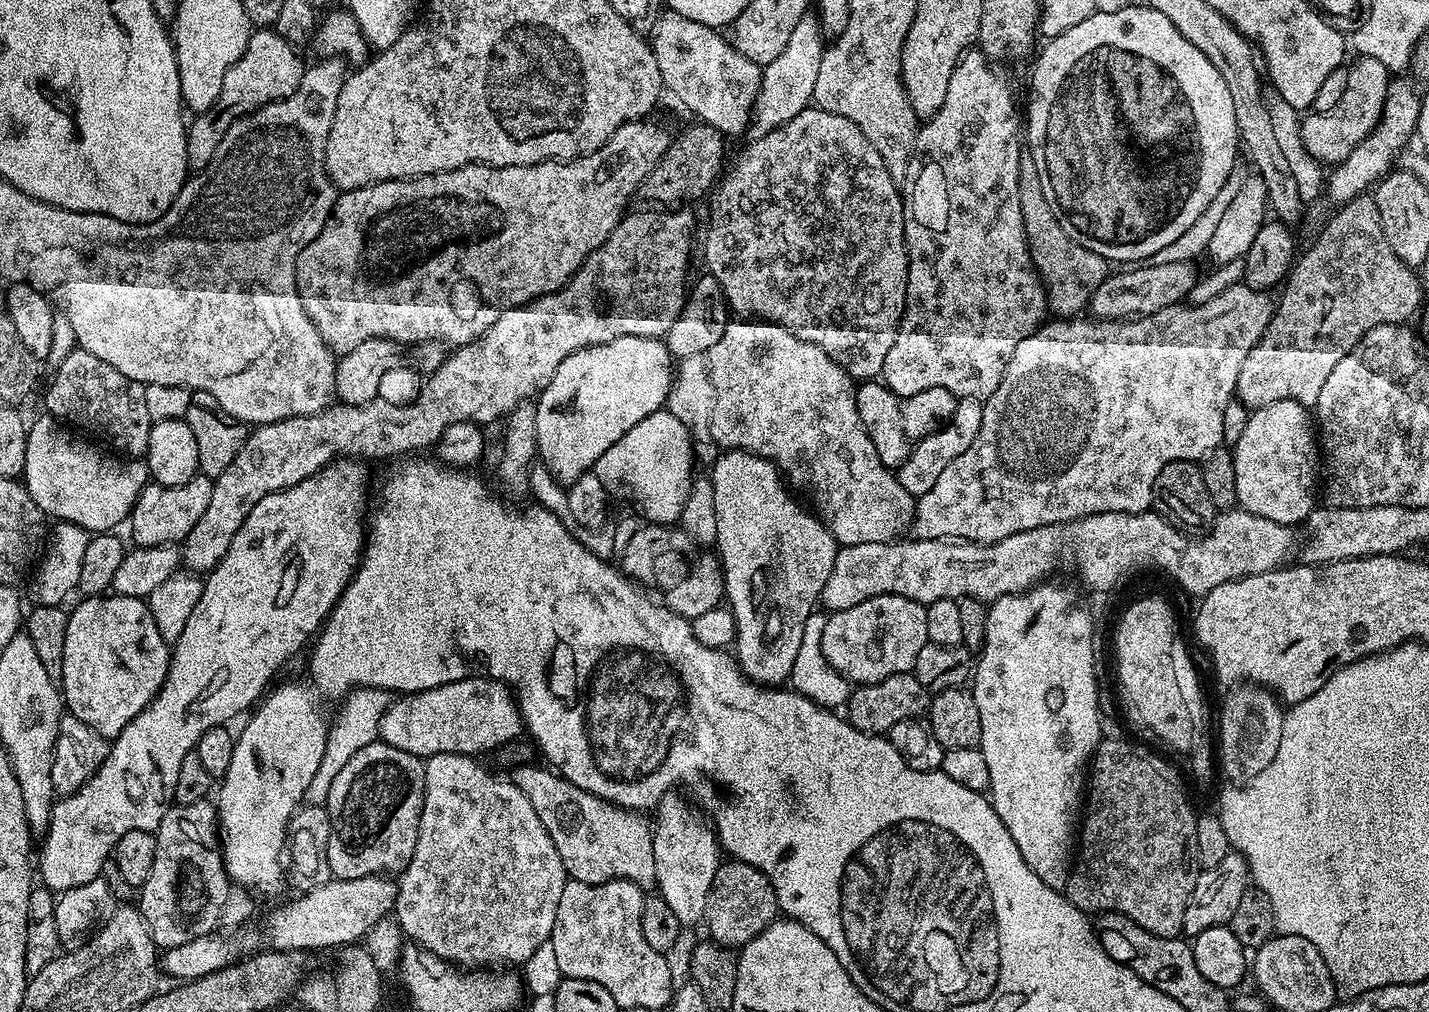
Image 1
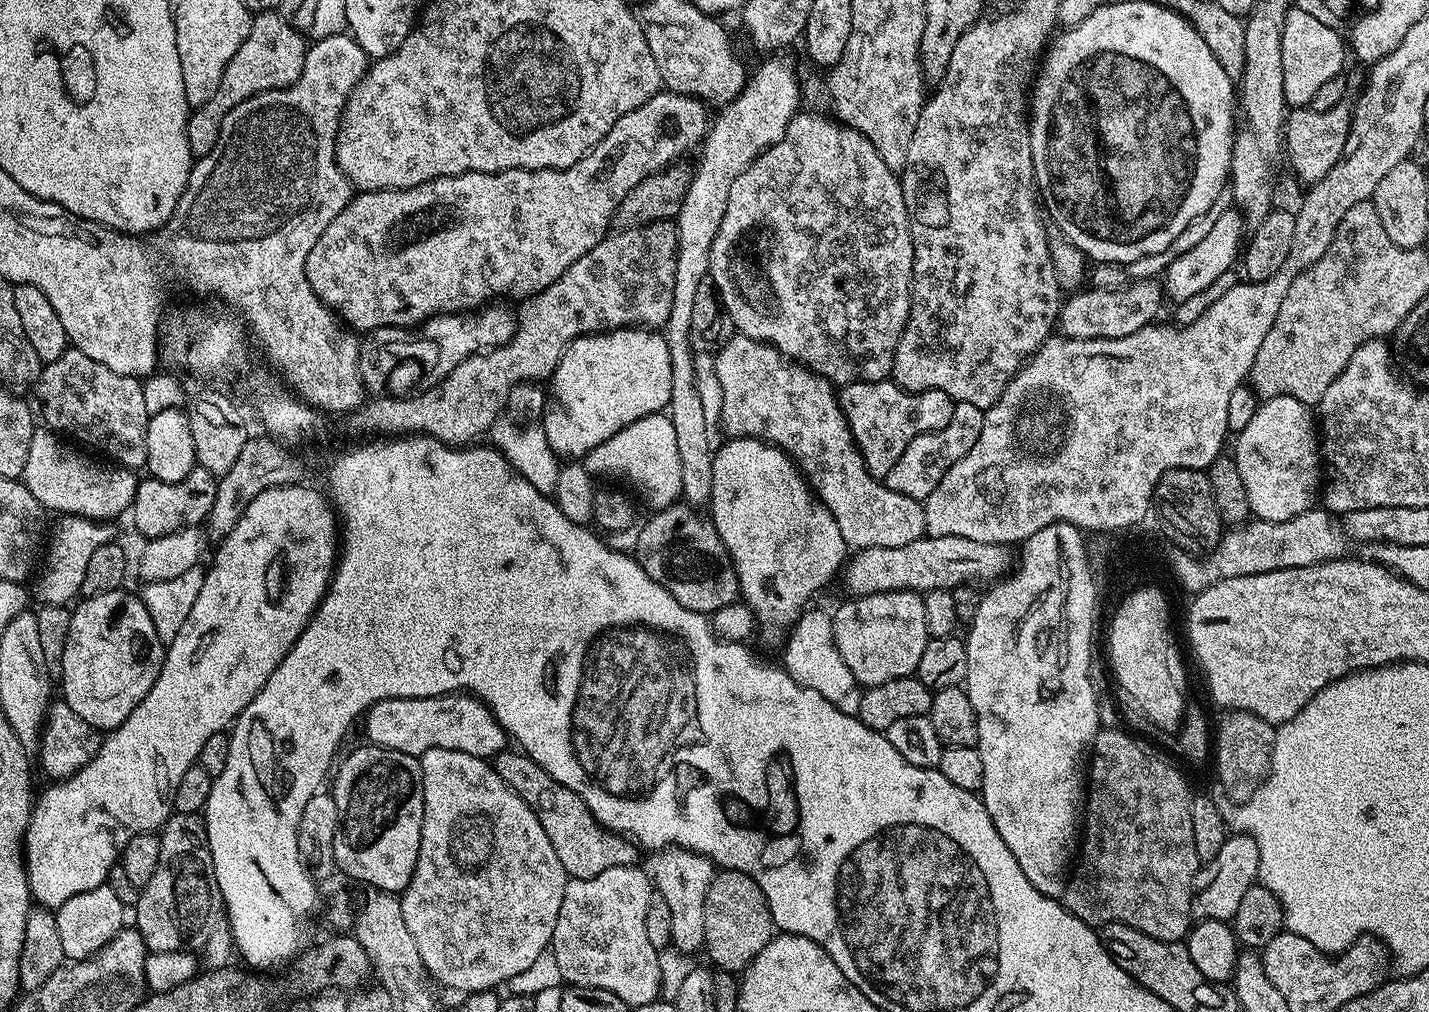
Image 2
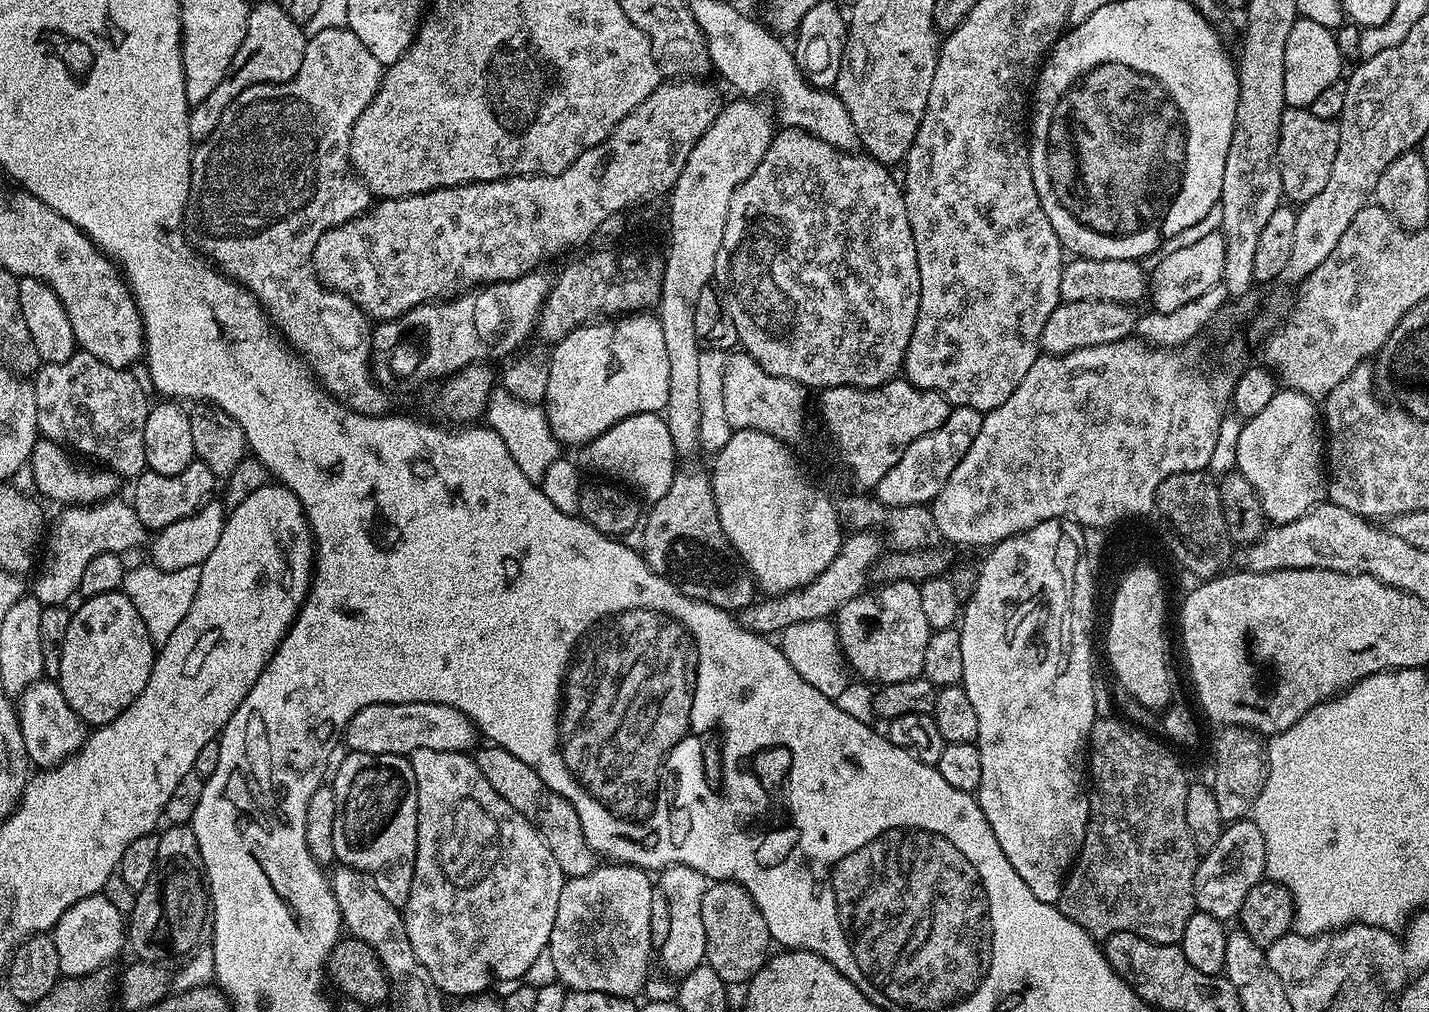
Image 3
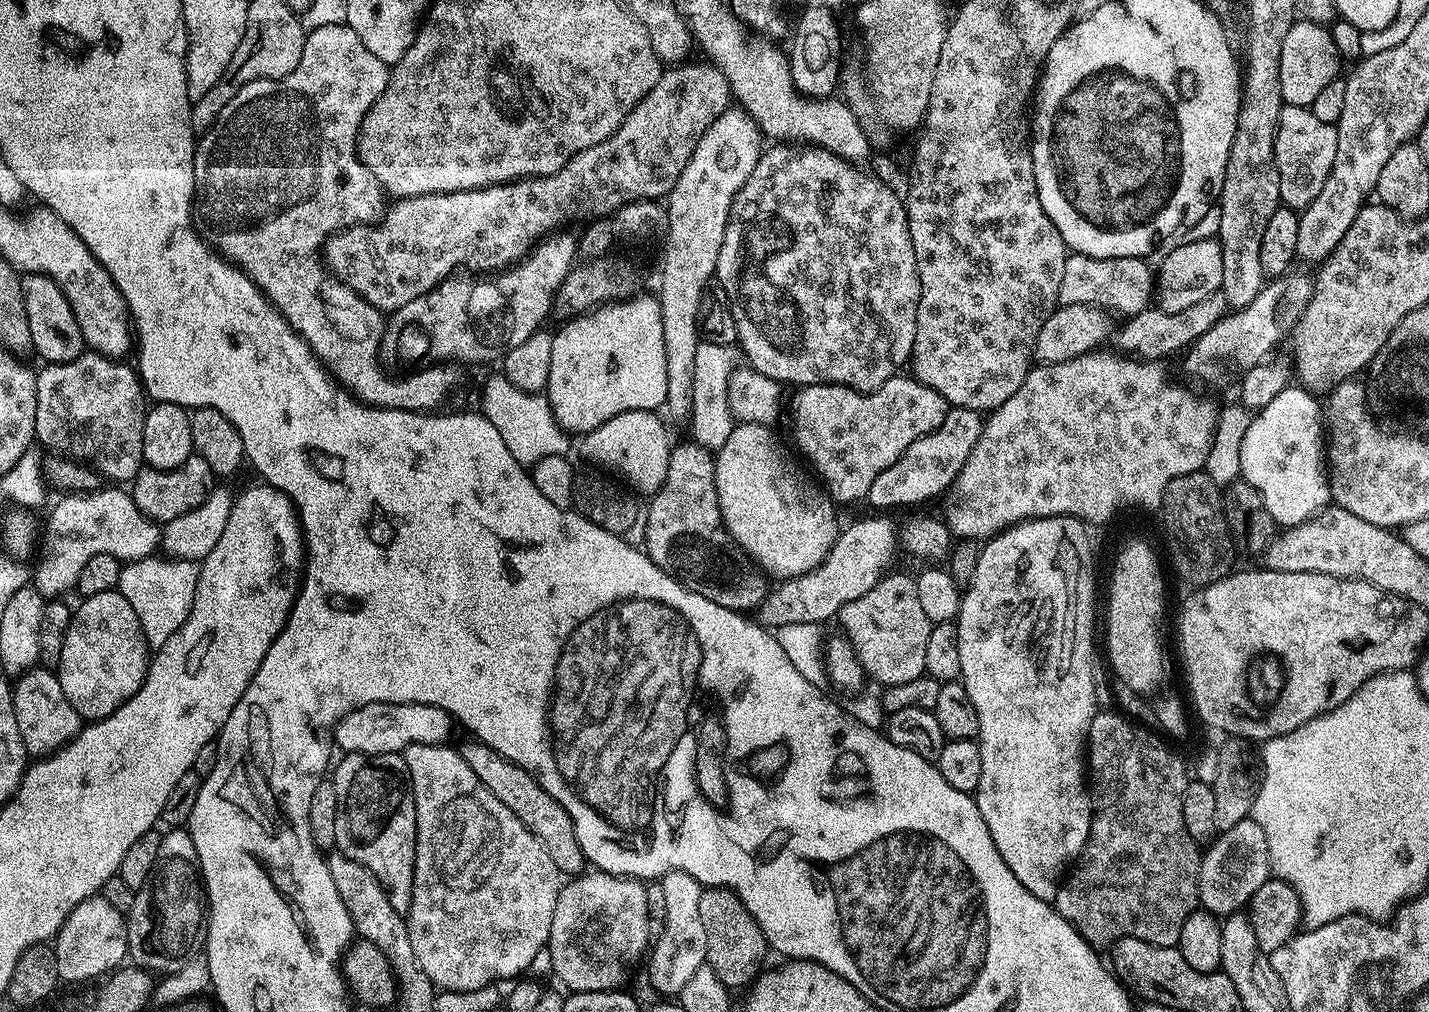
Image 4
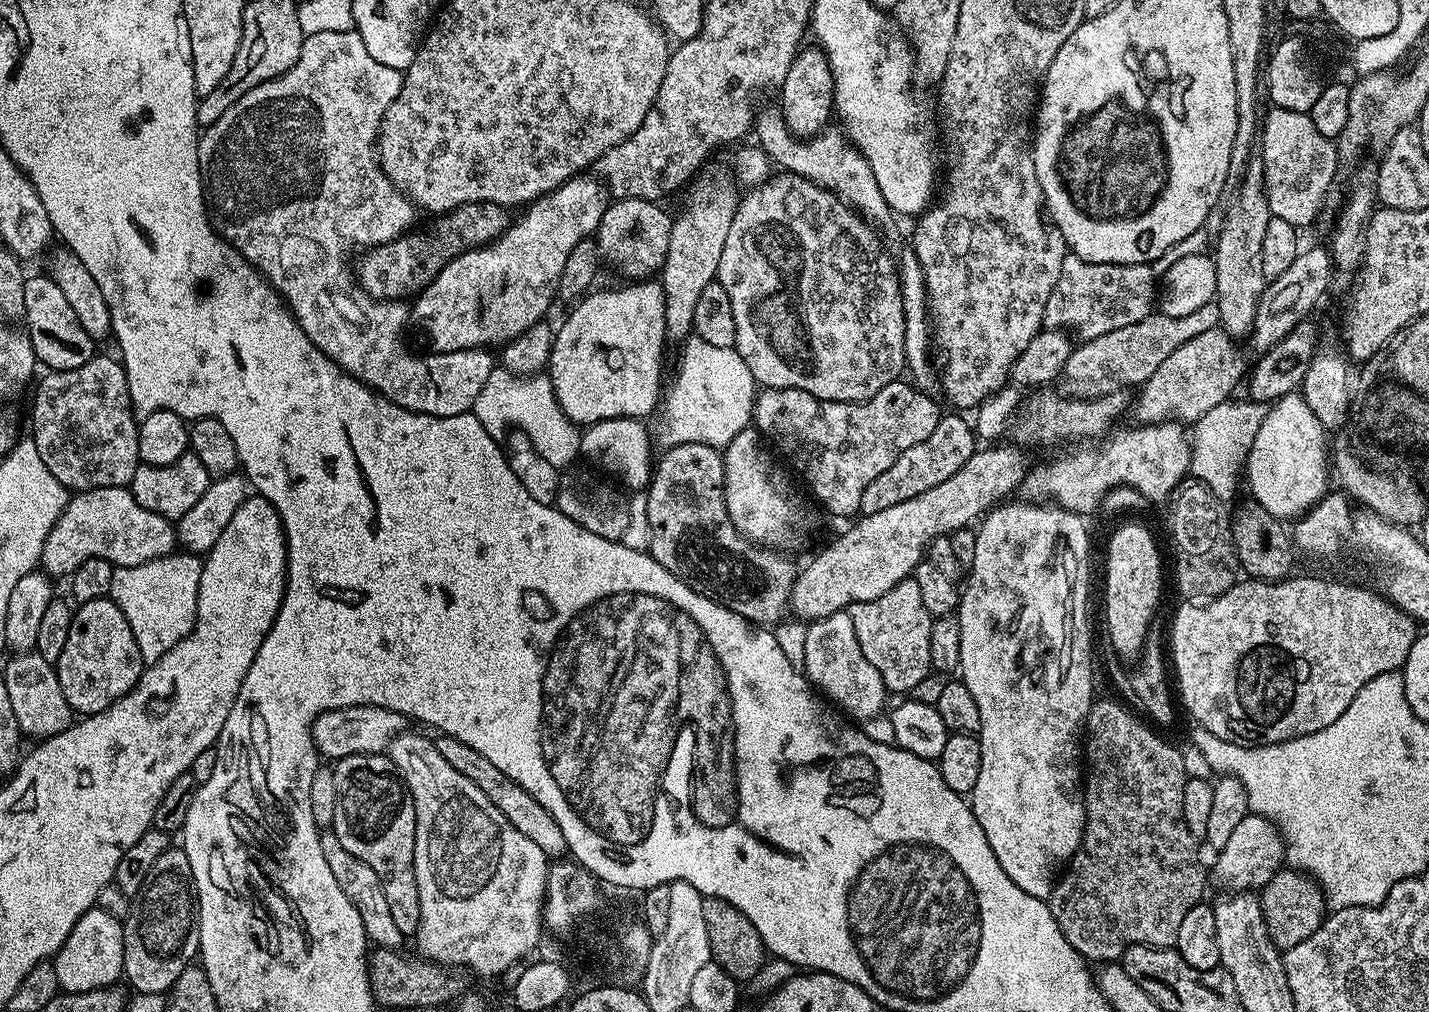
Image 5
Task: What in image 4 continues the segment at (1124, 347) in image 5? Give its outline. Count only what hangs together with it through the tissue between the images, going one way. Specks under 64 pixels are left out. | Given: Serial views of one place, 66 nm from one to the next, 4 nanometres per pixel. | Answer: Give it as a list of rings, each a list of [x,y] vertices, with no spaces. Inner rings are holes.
[[[1224,292],[1212,293],[1207,299],[1200,300],[1196,304],[1176,314],[1167,314],[1160,309],[1148,307],[1144,311],[1129,317],[1116,336],[1116,346],[1121,353],[1136,357],[1149,362],[1164,358],[1178,350],[1187,349],[1201,337],[1202,334],[1214,326],[1214,322],[1221,319],[1227,313],[1228,307],[1225,302]]]

